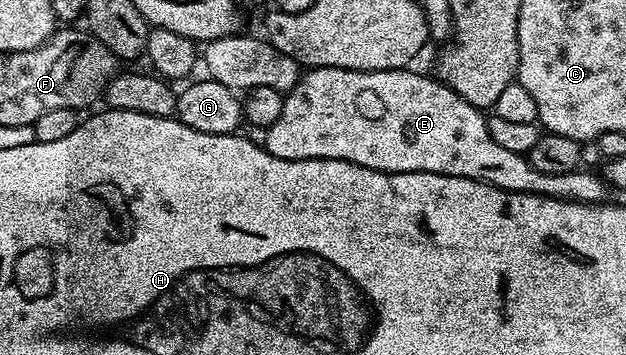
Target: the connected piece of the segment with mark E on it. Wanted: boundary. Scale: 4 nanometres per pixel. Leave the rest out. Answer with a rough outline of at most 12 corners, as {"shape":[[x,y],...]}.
{"shape":[[408,68],[307,69],[279,160],[486,182],[603,204],[603,175],[542,173],[488,116]]}

